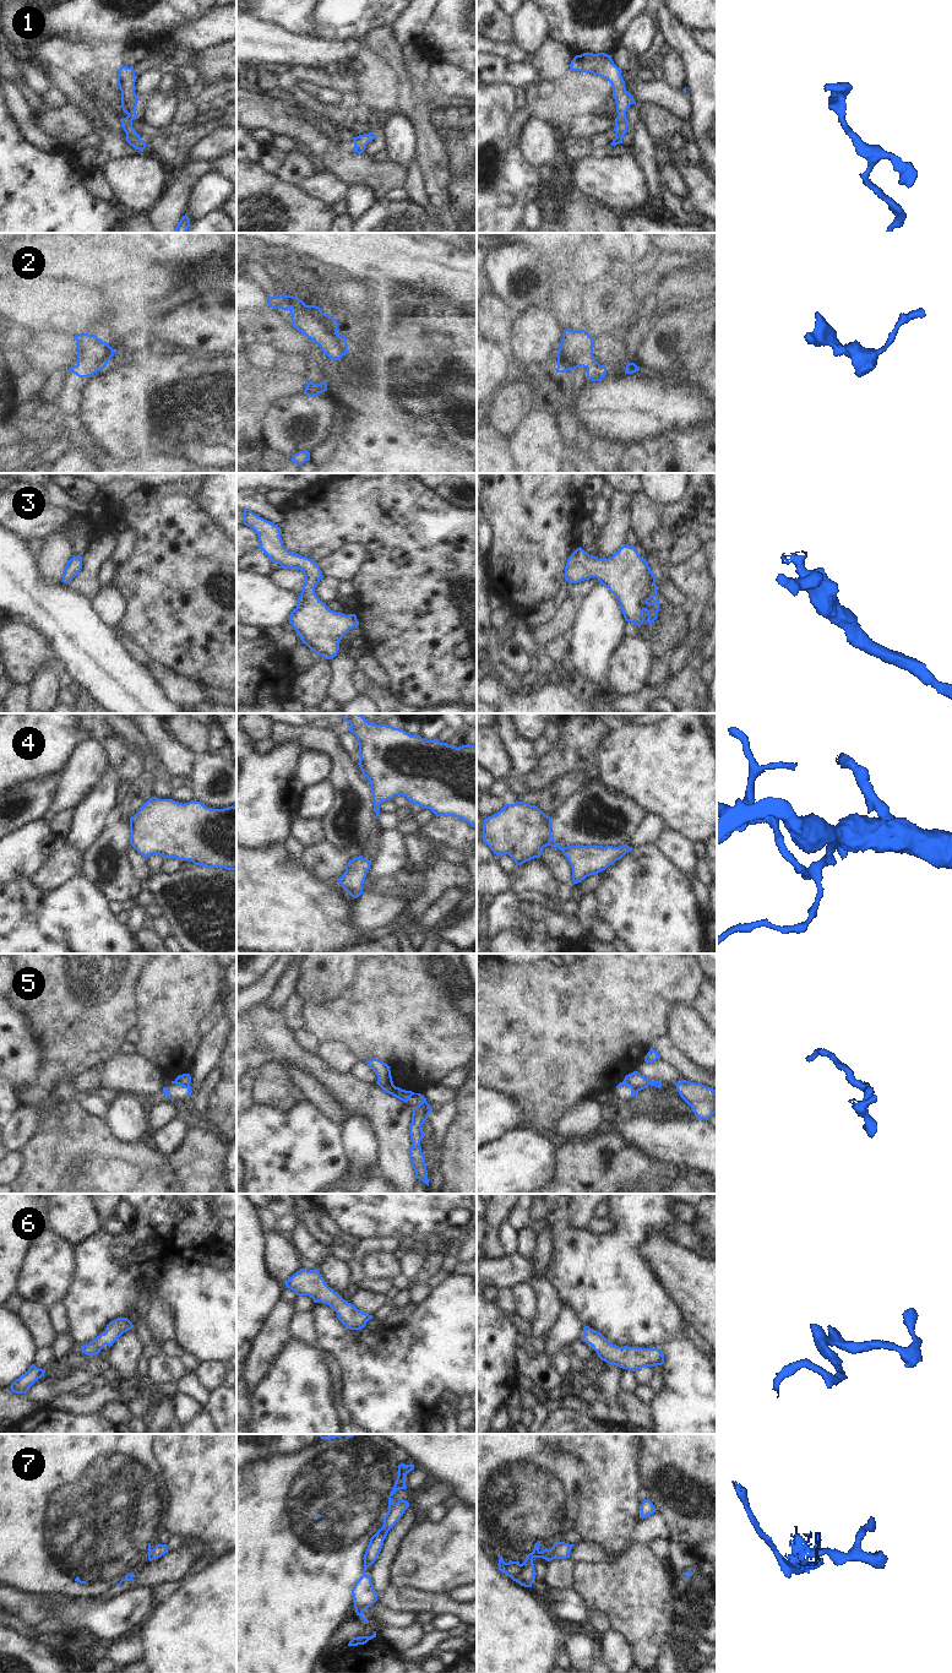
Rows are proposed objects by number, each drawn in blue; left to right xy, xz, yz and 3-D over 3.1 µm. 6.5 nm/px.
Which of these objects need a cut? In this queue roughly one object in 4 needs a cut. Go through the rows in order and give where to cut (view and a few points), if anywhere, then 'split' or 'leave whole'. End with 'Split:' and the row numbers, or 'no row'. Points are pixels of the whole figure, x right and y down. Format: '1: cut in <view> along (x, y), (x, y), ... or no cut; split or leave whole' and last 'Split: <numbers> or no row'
1: no cut; leave whole
2: no cut; leave whole
3: no cut; leave whole
4: no cut; leave whole
5: cut in xz along (414, 1107), (424, 1103), (429, 1112); split
6: no cut; leave whole
7: cut in yz along (548, 1549), (551, 1559); split
Split: 5, 7

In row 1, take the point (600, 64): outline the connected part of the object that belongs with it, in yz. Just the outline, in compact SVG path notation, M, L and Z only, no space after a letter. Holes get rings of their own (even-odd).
M583 53L576 55L570 64L570 70L591 72L598 75L611 83L613 98L616 103L618 116L615 119L615 138L610 143L616 146L622 143L622 138L627 131L629 120L626 118L626 112L631 104L636 104L633 97L626 91L625 81L621 76L621 70L614 64L611 55L605 53Z

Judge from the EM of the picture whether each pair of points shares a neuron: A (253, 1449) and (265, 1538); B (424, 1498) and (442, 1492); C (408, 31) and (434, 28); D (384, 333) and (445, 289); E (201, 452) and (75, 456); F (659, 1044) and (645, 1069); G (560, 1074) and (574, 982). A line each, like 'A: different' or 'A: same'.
A: different
B: same
C: different
D: different
E: different
F: different
G: same

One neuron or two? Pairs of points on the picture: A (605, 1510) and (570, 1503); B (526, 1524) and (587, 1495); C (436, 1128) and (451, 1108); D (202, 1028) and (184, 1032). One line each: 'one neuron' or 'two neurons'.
A: one neuron
B: two neurons
C: one neuron
D: two neurons

